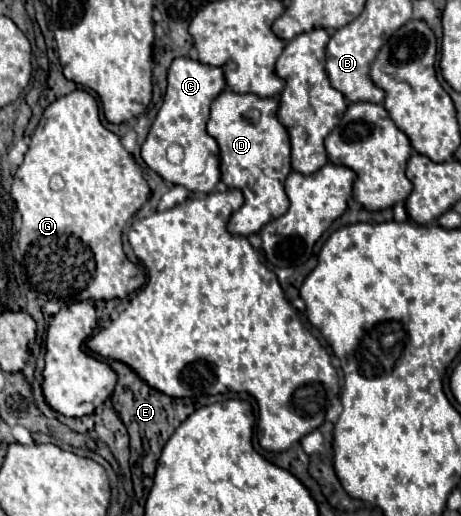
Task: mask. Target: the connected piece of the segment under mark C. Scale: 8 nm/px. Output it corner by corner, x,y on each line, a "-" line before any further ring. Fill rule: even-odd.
178,57
172,61
168,69
168,91
164,95
164,103
150,127
150,133
140,149
144,163
156,171
164,181
172,185
182,185
192,193
212,193
216,183
220,181
220,155
216,141
206,135
206,121
210,117
212,101
224,91
224,75
222,69
202,65
194,59
-
170,145
184,147
182,163
174,165
166,159
166,149

